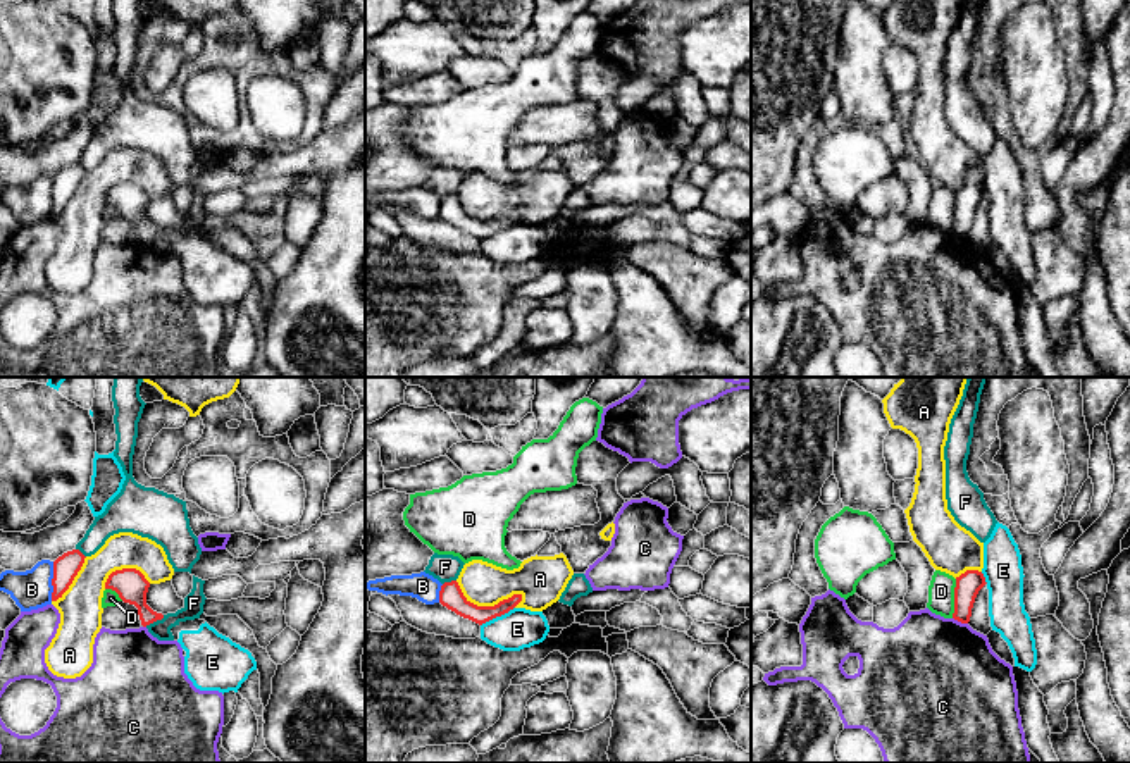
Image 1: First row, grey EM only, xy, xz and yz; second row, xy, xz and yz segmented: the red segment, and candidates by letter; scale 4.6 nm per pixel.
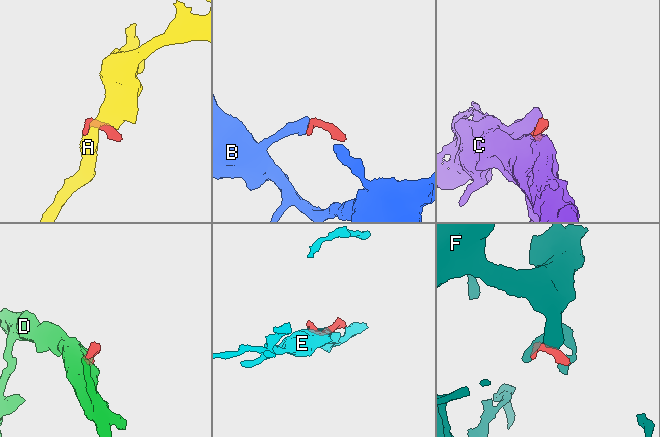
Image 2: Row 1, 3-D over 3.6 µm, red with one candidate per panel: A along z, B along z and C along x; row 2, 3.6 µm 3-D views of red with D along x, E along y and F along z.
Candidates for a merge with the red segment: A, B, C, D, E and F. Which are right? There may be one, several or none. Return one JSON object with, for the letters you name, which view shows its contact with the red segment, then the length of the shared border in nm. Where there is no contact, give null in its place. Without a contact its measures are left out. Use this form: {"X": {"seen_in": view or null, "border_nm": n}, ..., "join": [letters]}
{"E": {"seen_in": "xz", "border_nm": 180}, "join": ["E"]}

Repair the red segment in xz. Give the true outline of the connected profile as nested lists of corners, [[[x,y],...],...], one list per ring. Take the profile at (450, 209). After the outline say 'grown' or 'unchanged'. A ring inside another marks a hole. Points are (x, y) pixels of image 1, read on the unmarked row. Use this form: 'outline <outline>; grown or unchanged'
outline [[[456,195],[444,196],[439,205],[439,217],[443,220],[479,239],[508,227],[520,215],[522,215],[522,208],[513,208],[512,212],[503,214],[494,220],[477,220],[463,210]]]; unchanged

